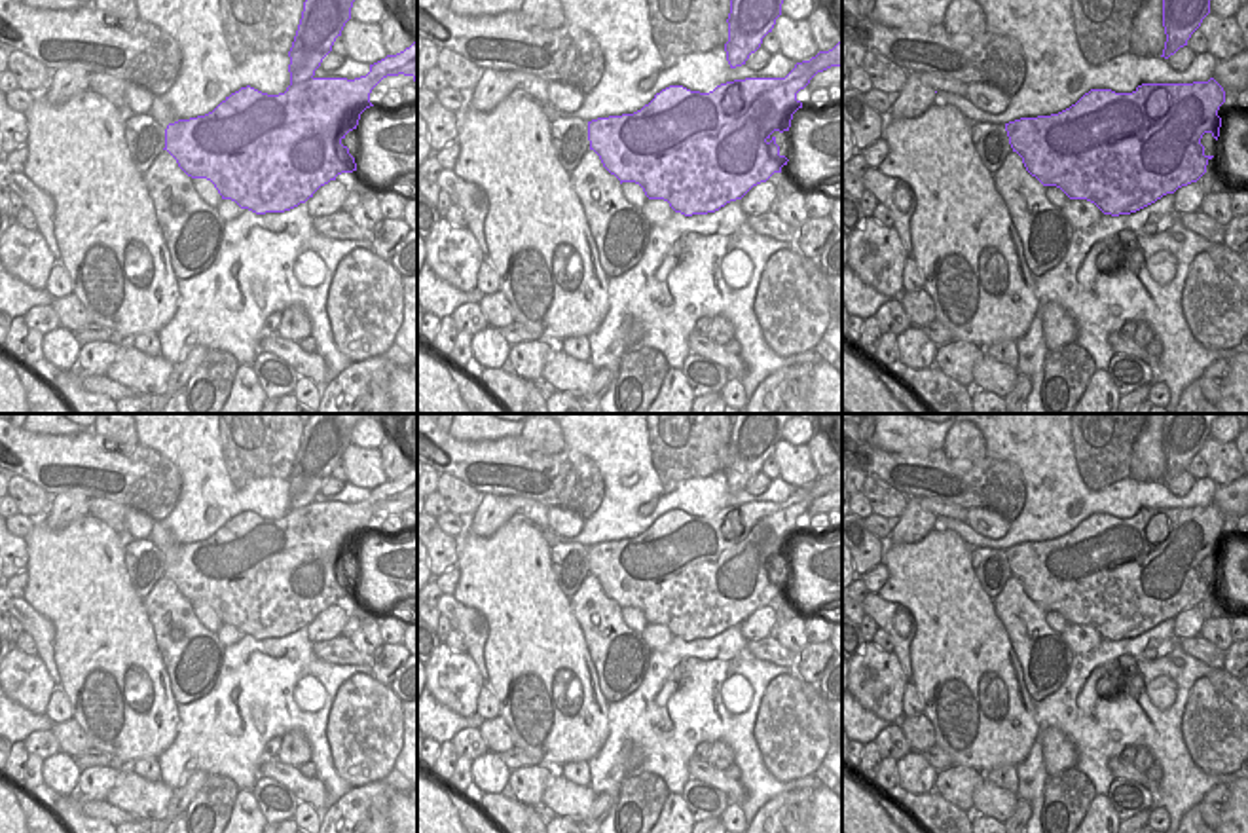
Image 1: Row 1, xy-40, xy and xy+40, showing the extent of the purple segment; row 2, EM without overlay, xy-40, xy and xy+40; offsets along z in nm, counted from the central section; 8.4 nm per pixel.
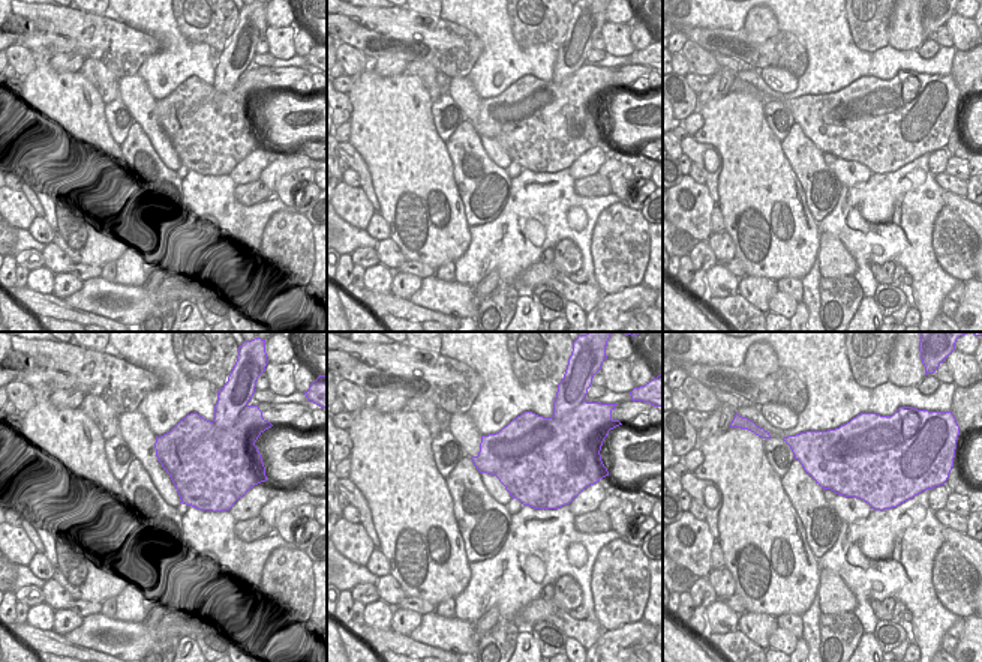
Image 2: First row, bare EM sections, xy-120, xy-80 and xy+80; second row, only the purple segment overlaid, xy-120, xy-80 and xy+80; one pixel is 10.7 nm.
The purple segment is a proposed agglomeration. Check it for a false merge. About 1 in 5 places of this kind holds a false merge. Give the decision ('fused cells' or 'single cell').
fused cells

